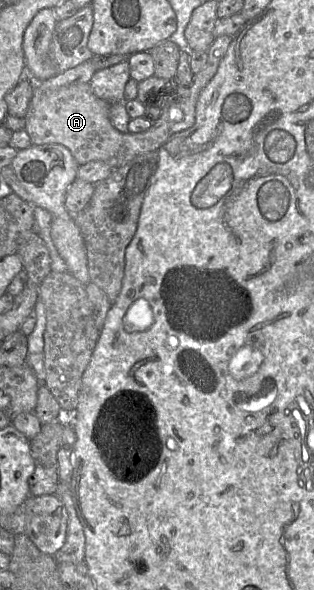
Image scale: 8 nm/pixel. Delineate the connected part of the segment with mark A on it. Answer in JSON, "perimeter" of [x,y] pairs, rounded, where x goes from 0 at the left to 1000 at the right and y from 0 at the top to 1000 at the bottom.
{"perimeter":[[[697,61],[682,66],[662,88],[653,114],[618,127],[605,159],[510,176],[513,197],[478,217],[446,225],[389,225],[350,203],[357,176],[315,166],[283,141],[207,144],[178,151],[111,146],[80,202],[80,220],[105,246],[197,244],[213,249],[258,281],[287,273],[325,273],[373,285],[433,264],[503,254],[548,229],[605,217],[621,207],[624,176],[646,149],[688,125],[707,98],[717,95],[742,61]]]}

